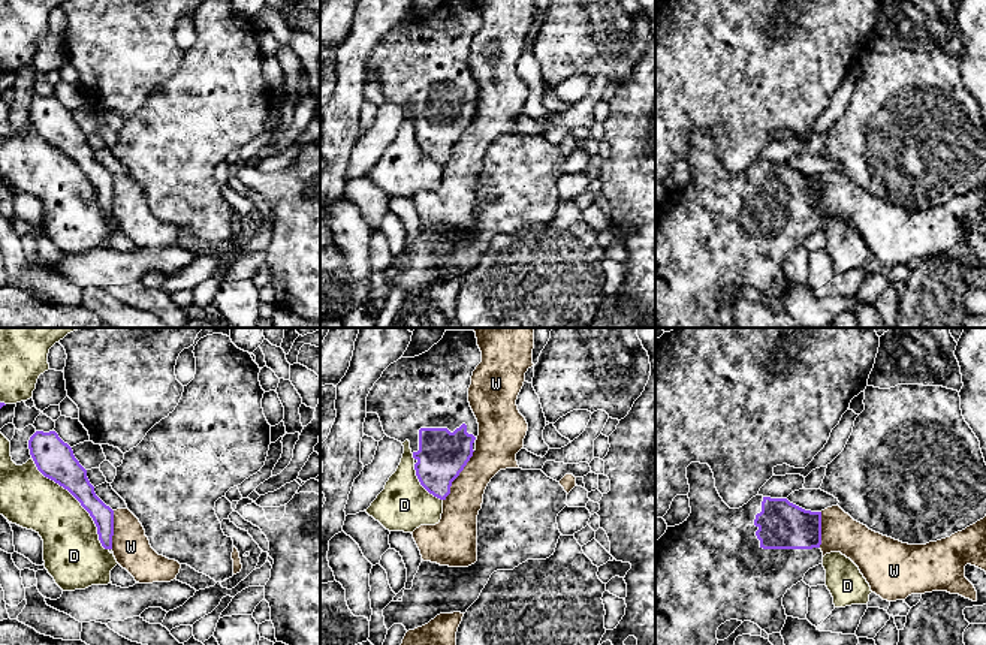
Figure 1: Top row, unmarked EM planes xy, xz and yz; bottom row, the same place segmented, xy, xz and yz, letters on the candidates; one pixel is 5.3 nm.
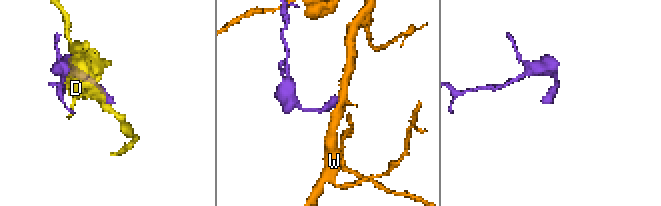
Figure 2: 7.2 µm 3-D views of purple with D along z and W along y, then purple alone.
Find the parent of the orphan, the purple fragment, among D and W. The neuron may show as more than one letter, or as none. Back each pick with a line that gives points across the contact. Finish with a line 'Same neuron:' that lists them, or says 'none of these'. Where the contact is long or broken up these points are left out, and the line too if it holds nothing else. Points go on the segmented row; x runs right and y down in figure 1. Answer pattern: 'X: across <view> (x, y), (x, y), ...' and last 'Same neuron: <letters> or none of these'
Same neuron: none of these

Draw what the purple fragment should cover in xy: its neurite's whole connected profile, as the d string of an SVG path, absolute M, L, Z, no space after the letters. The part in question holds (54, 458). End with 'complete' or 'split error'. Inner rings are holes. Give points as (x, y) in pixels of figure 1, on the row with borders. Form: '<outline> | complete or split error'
M36 431L28 440L28 449L37 470L81 503L97 527L102 546L112 549L114 510L96 495L72 447L55 431Z | complete

